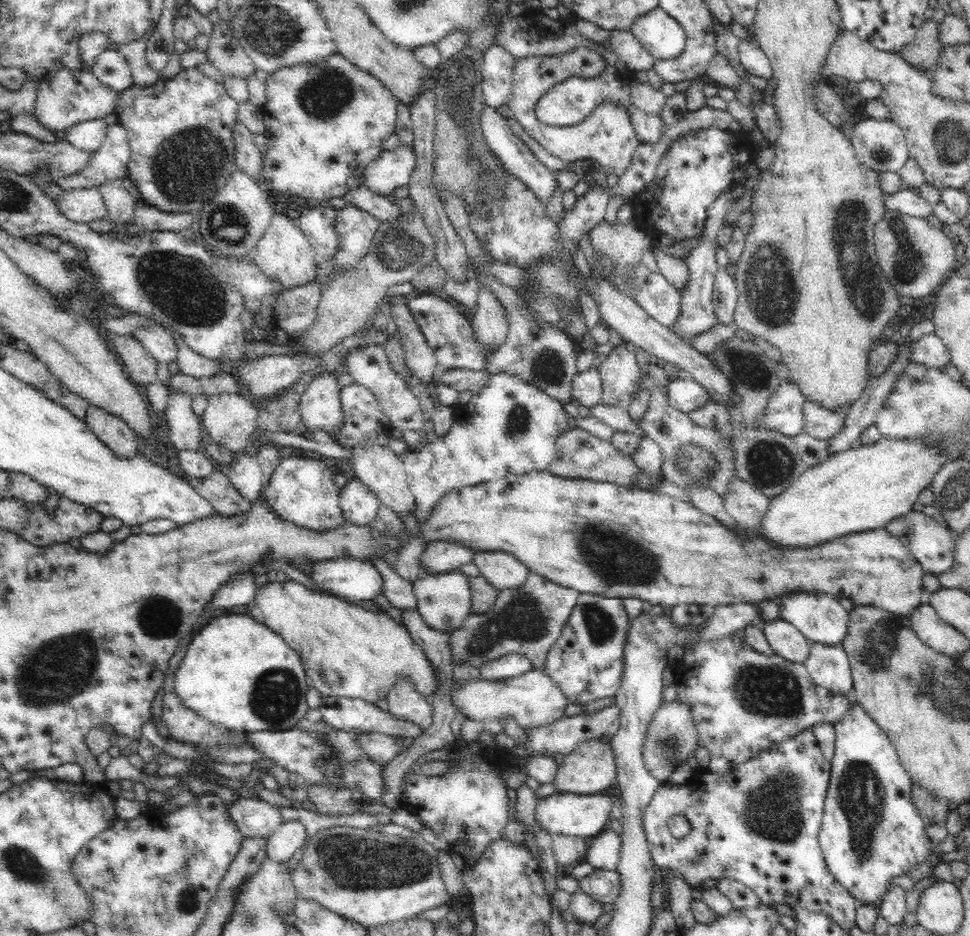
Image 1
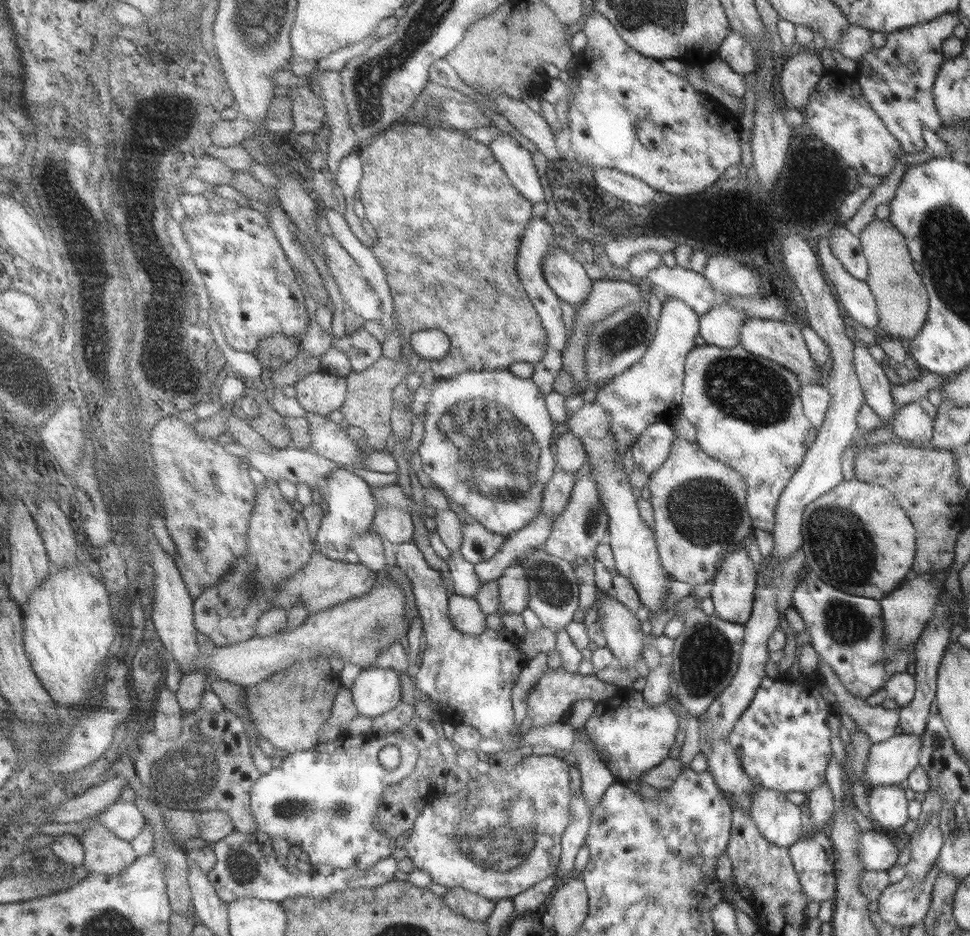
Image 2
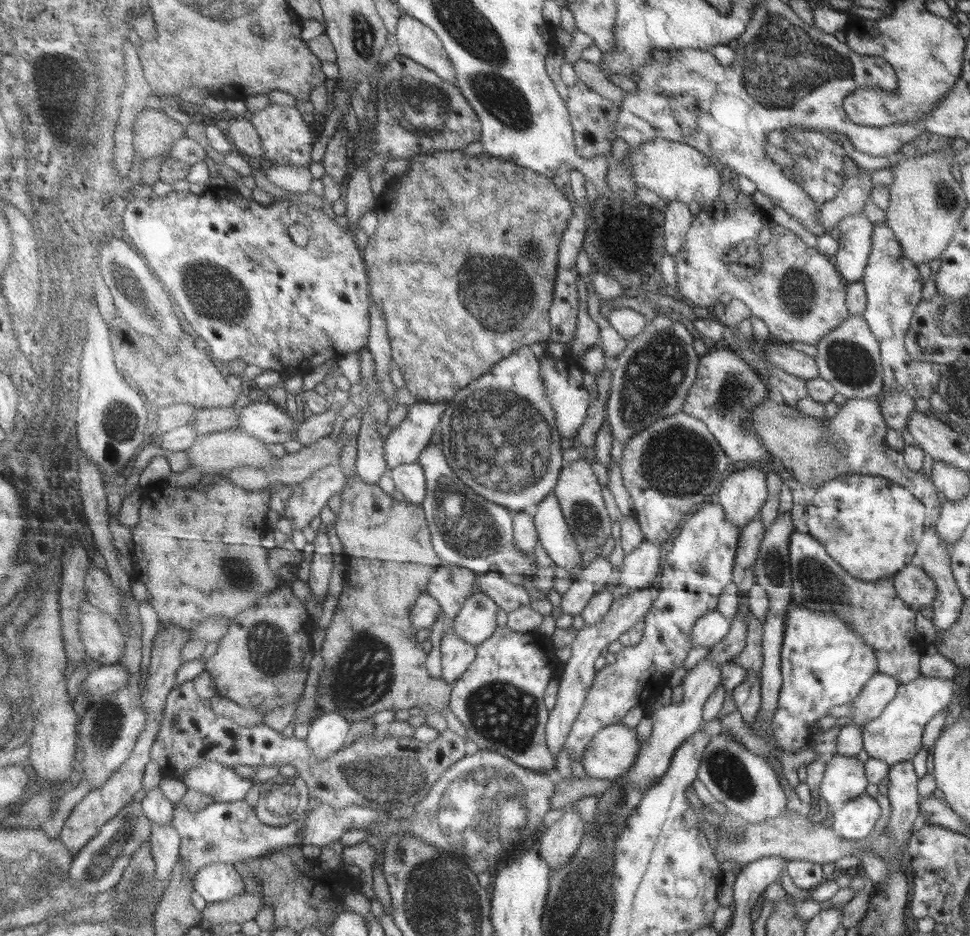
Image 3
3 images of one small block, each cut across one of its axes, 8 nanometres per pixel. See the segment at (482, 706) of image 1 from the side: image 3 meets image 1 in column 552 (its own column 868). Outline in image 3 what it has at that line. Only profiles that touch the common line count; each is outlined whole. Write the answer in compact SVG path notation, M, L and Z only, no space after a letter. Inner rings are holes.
M875 673L850 702L852 711L848 718L859 727L877 718L885 705L895 696L898 682L892 676Z

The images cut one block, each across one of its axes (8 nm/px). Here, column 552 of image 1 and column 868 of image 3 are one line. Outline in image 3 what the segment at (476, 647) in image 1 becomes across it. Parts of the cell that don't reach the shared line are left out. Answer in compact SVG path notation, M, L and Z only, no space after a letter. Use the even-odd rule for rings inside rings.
M793 531L789 537L791 602L811 612L831 612L842 618L872 648L879 673L892 676L898 683L911 682L919 677L919 658L930 643L915 631L915 611L897 598L892 578L863 582L847 574L837 562L831 560L824 547L808 533Z

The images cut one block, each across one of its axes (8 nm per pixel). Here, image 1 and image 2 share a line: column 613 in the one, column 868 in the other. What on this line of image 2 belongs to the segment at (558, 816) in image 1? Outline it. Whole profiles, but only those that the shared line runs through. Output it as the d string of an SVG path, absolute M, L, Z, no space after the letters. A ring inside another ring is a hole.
M897 784L872 787L868 794L868 807L876 829L891 831L909 820L903 791Z

